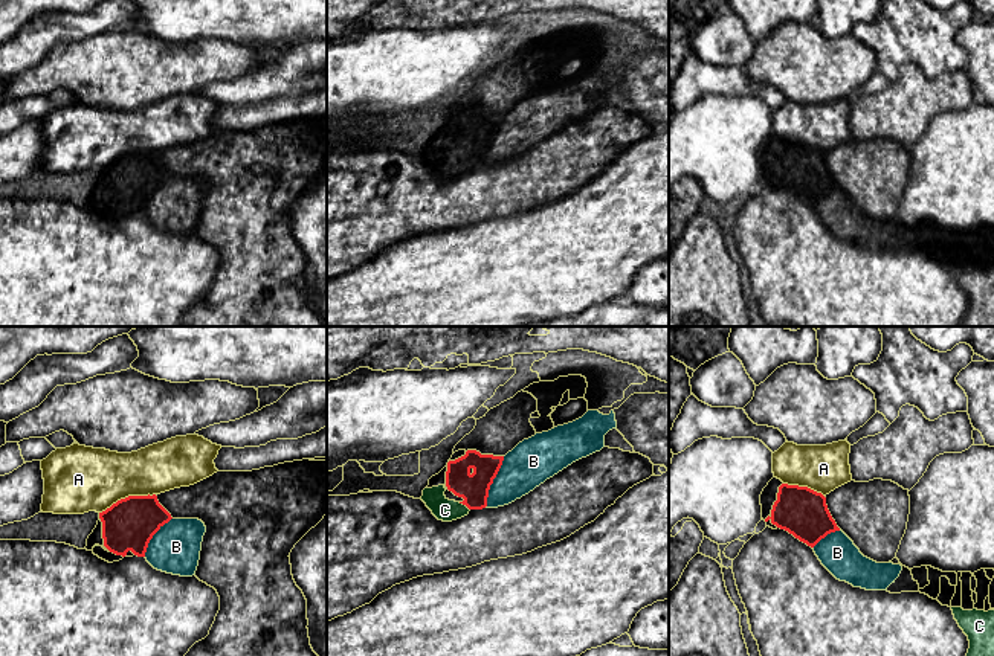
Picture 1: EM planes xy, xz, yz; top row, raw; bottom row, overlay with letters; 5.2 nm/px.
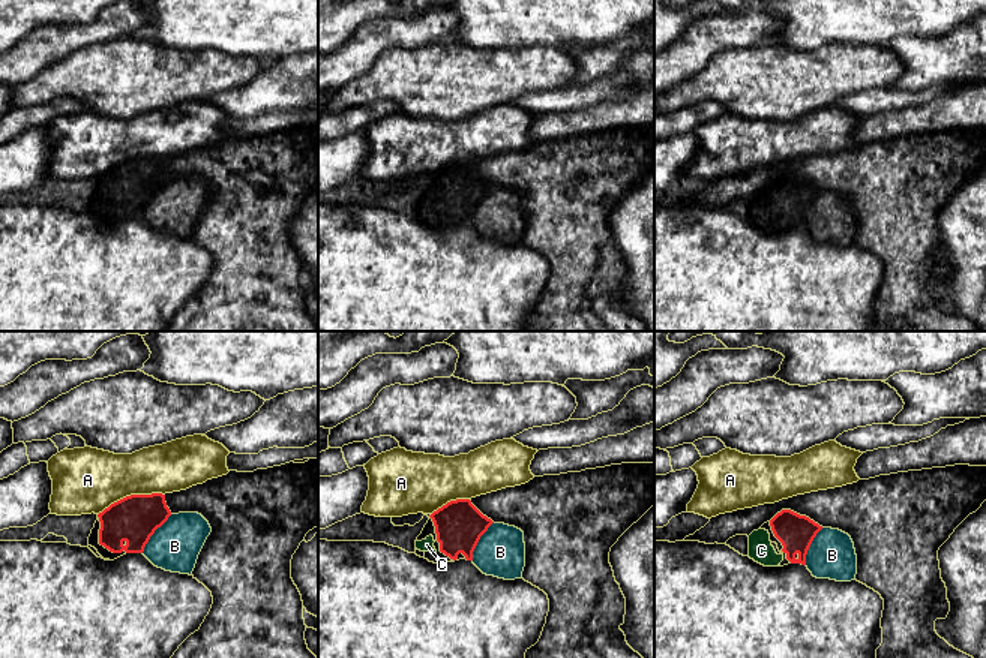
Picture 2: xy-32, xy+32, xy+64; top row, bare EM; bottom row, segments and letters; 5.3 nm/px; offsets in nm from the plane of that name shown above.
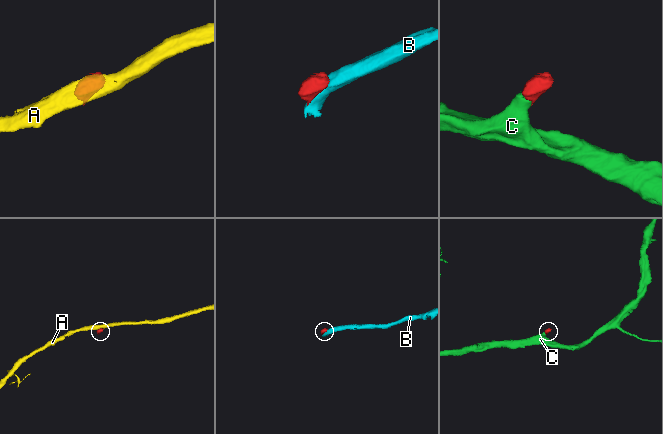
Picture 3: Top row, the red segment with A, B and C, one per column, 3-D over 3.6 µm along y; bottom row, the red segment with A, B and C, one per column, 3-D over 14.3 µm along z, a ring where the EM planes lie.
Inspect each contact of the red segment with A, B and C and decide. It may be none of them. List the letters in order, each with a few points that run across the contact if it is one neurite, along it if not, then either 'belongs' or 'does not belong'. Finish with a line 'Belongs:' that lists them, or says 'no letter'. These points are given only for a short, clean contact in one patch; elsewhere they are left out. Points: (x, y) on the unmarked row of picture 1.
A: does not belong
B: does not belong
C: line xz (474, 147), (474, 153), (464, 162), (458, 168), (445, 168); belongs
Belongs: C

